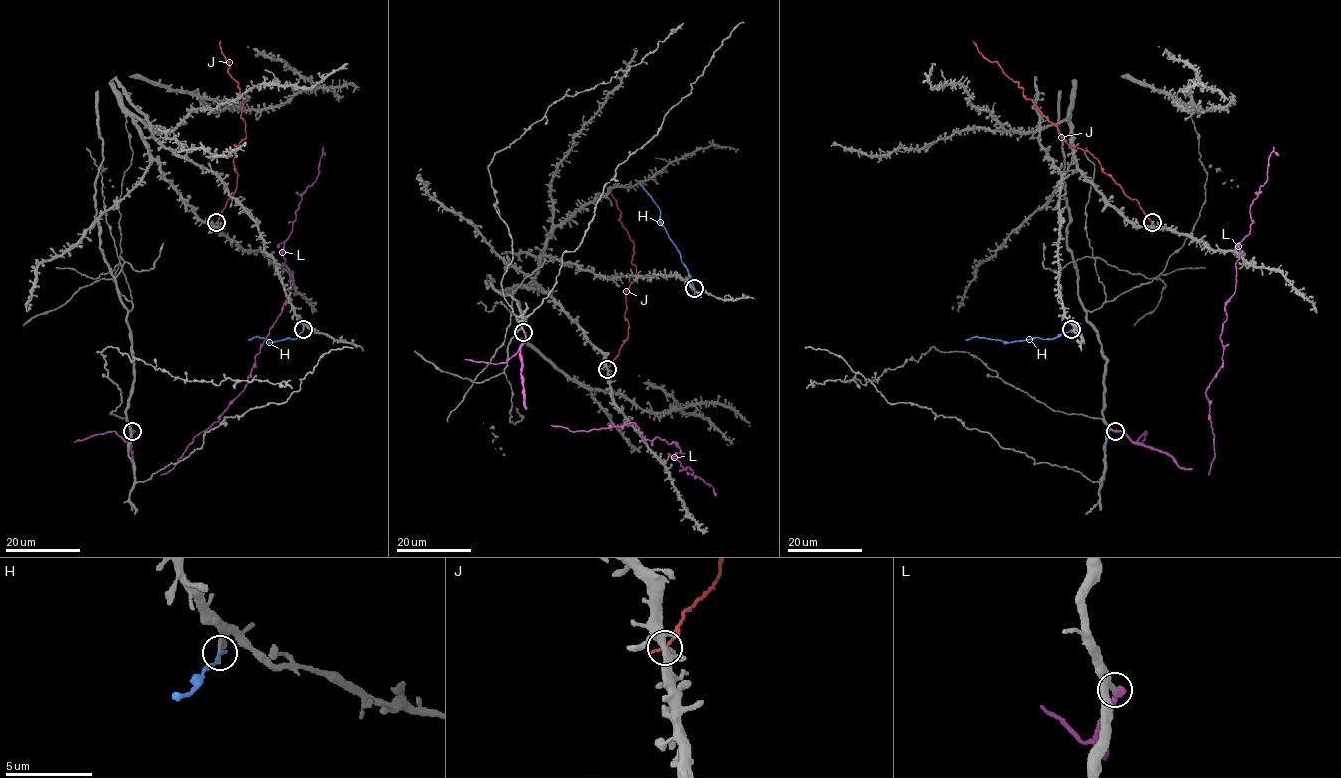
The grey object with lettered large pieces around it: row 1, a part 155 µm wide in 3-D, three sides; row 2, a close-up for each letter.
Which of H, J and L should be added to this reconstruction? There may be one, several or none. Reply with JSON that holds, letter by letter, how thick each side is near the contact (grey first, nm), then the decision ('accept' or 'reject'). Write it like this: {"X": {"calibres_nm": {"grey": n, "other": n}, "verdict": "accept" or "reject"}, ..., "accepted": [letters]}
{"H": {"calibres_nm": {"grey": 280, "other": 190}, "verdict": "reject"}, "J": {"calibres_nm": {"grey": 400, "other": 220}, "verdict": "reject"}, "L": {"calibres_nm": {"grey": 320, "other": 400}, "verdict": "accept"}, "accepted": ["L"]}

